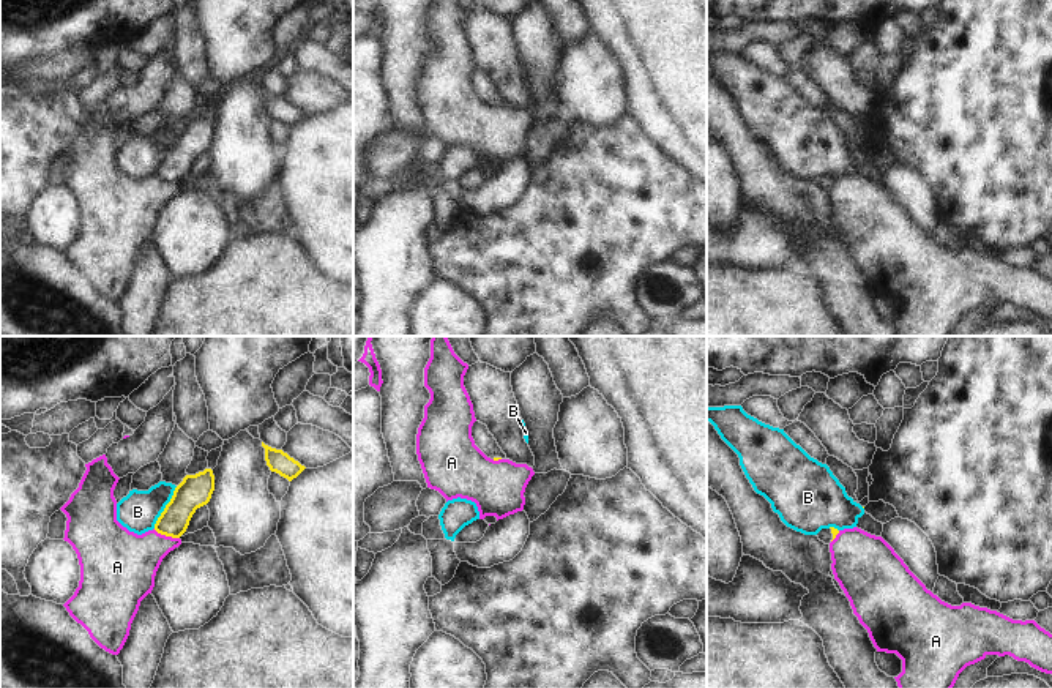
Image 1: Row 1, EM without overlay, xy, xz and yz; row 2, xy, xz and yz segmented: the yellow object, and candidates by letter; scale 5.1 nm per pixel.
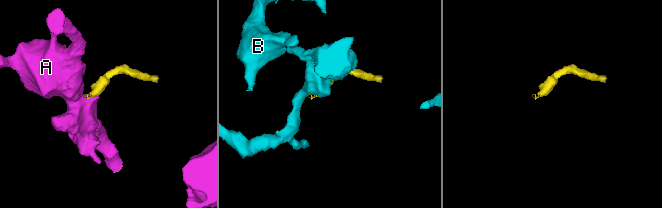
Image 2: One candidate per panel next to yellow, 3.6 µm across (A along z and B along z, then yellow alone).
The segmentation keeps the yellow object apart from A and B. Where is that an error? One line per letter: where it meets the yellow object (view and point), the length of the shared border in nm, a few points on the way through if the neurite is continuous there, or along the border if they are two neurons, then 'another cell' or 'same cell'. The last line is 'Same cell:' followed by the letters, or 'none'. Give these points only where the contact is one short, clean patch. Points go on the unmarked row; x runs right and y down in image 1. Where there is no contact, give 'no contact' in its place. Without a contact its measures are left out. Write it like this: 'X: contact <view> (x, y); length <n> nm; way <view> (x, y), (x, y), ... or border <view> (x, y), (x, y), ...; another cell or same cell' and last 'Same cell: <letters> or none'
A: contact xy (166, 182); length 140 nm; border xy (153, 175), (179, 185); another cell
B: contact xy (166, 153); length 240 nm; border xy (177, 133), (153, 174); another cell
Same cell: none

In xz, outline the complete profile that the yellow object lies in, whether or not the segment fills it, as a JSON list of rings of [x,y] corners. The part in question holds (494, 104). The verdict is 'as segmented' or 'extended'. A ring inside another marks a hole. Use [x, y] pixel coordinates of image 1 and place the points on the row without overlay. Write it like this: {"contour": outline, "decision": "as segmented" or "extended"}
{"contour": [[[475,68],[472,73],[472,84],[475,87],[475,92],[491,106],[506,106],[506,101],[498,93],[494,82],[489,79],[487,73]]], "decision": "extended"}

